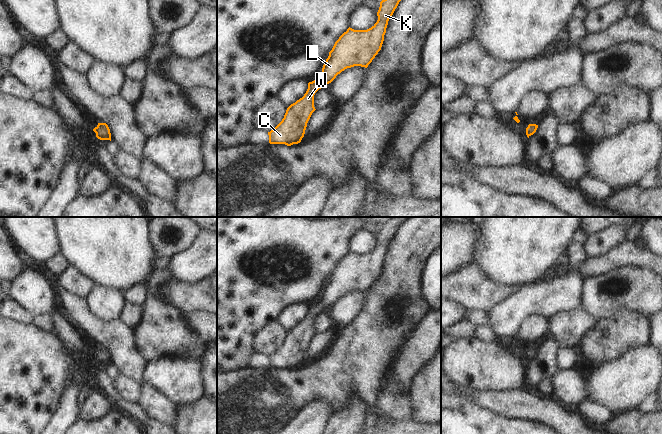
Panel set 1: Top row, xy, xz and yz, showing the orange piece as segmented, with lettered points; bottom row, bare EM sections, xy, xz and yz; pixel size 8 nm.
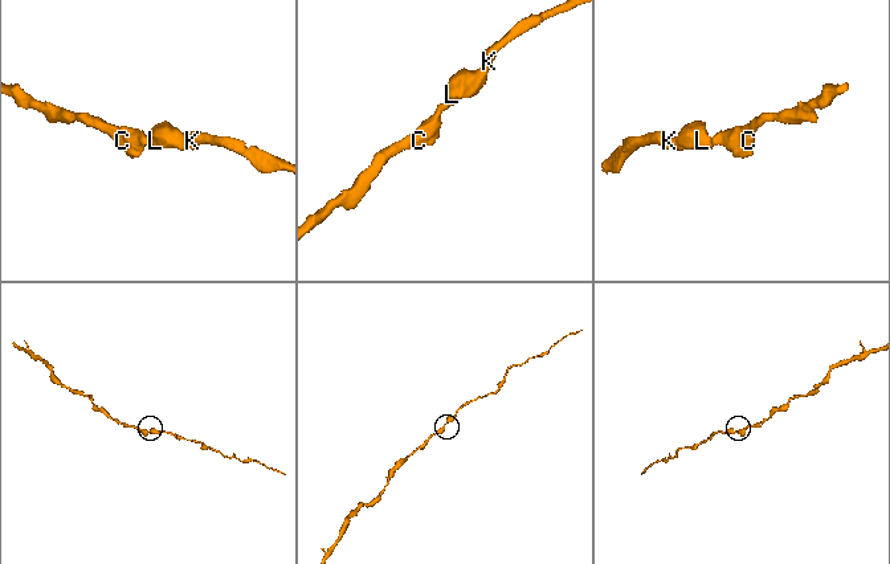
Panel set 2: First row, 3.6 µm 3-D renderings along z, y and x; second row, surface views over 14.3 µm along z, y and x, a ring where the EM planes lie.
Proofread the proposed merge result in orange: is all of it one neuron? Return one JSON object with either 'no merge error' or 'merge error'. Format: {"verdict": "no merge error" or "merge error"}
{"verdict": "no merge error"}

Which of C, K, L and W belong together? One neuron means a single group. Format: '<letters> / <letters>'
C K L W

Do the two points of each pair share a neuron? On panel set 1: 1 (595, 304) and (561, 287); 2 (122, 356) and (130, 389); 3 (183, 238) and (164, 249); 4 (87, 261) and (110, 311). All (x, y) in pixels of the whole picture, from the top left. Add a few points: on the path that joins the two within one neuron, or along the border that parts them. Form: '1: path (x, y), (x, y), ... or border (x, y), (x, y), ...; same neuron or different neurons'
1: border (584, 280), (582, 284), (581, 307); different neurons
2: border (119, 373), (139, 384), (138, 399); different neurons
3: path (178, 242), (175, 245), (169, 245); same neuron
4: border (96, 285), (102, 285), (122, 292); different neurons

